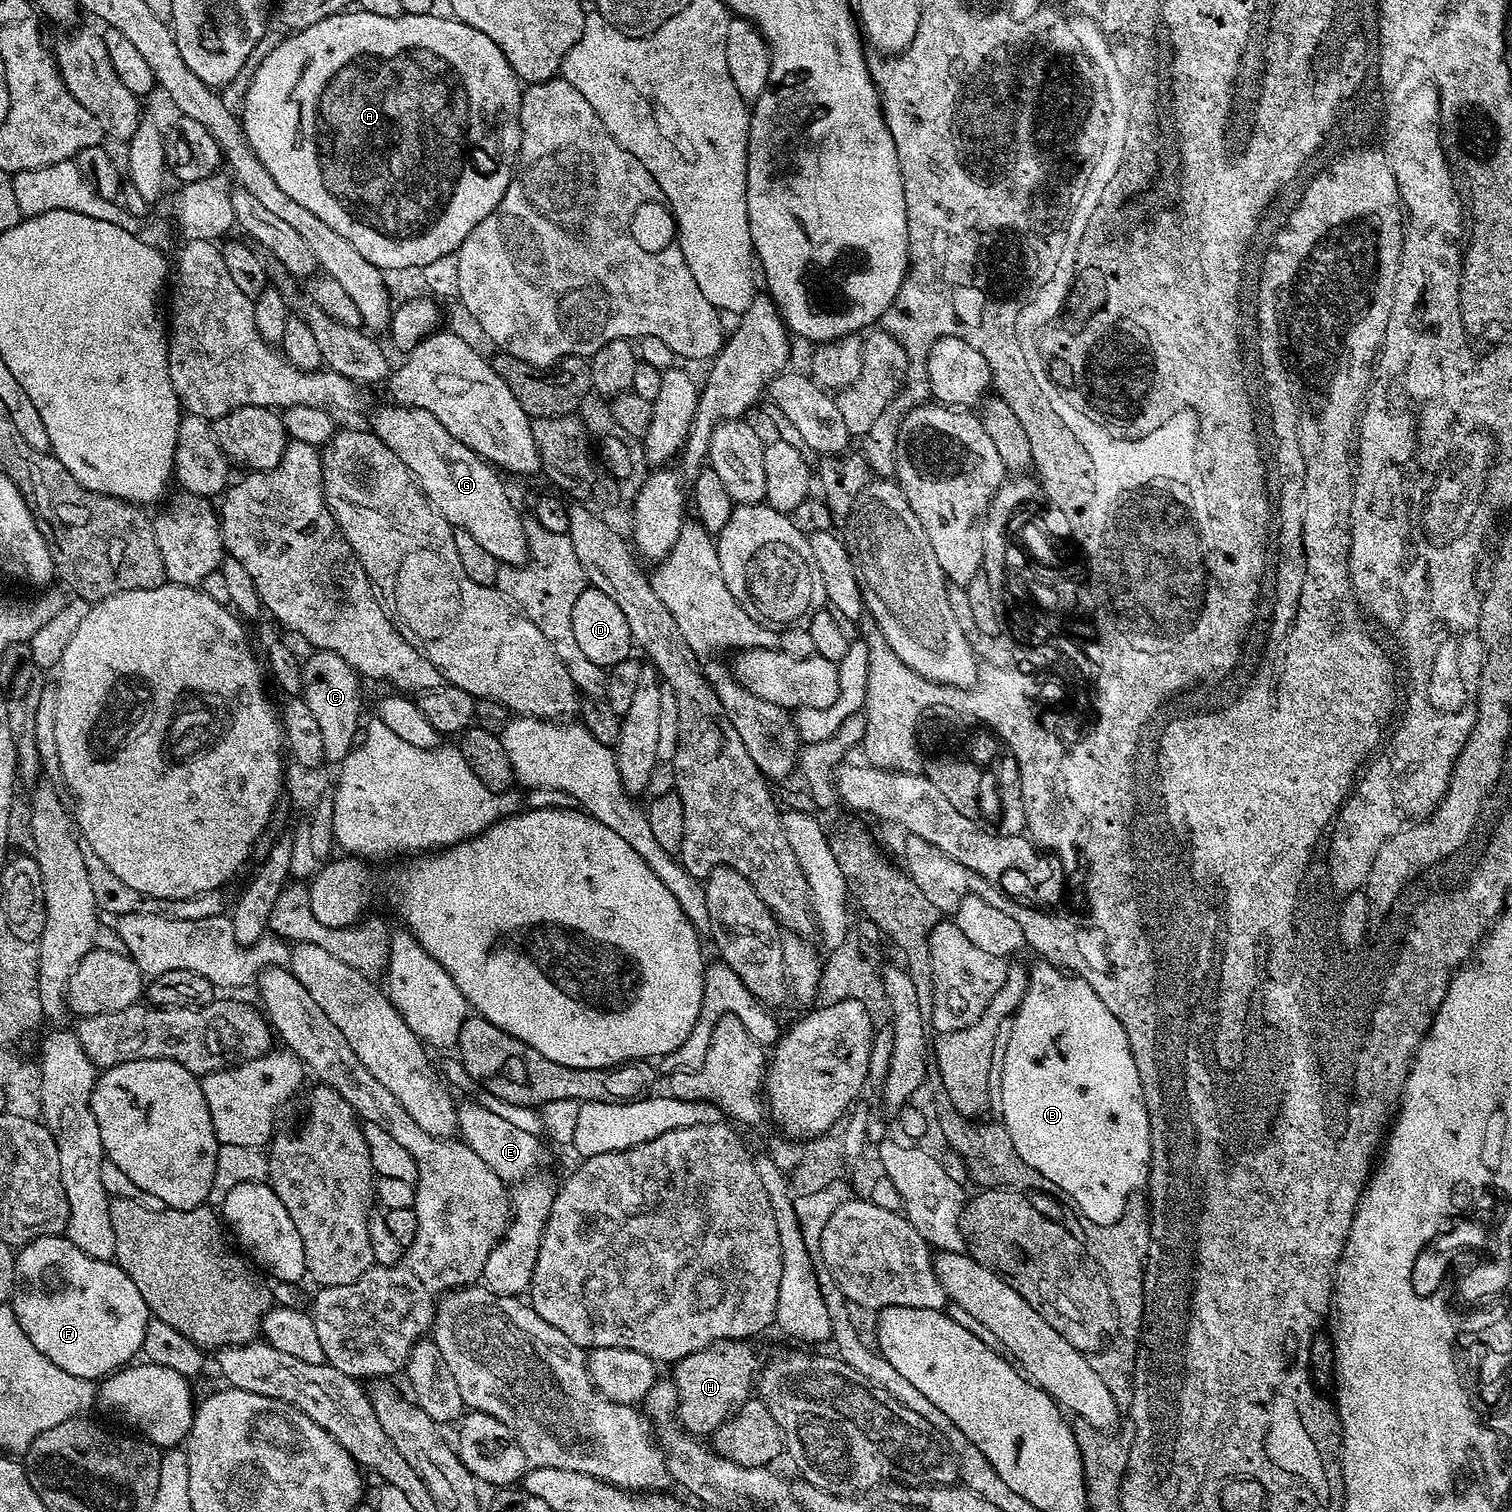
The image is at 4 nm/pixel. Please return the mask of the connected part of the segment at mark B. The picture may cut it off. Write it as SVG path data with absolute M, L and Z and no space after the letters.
M1043 966L1044 968L1032 968L1028 974L1028 989L1026 998L1021 1002L1016 1015L1011 1017L1010 1027L1007 1029L1008 1041L1006 1042L1006 1058L1003 1062L1002 1072L1002 1106L999 1108L999 1115L1004 1115L1009 1127L1021 1126L1022 1129L1015 1129L1012 1132L1014 1150L1022 1158L1022 1162L1032 1160L1036 1164L1034 1170L1042 1174L1042 1178L1049 1178L1058 1186L1058 1190L1065 1197L1076 1203L1076 1208L1085 1216L1088 1224L1098 1224L1101 1229L1107 1230L1117 1220L1123 1220L1126 1216L1124 1207L1128 1204L1128 1199L1136 1191L1143 1189L1148 1182L1148 1170L1142 1170L1138 1166L1132 1166L1130 1162L1130 1148L1126 1148L1126 1136L1116 1136L1116 1126L1114 1126L1114 1078L1102 1078L1102 1060L1129 1060L1132 1056L1130 1042L1126 1038L1126 1030L1122 1030L1122 1022L1110 1010L1106 1010L1106 1002L1098 998L1098 994L1081 976L1069 974L1055 966Z

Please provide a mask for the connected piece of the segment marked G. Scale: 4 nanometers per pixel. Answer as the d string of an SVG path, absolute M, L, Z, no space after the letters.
M388 402L373 414L370 428L402 458L425 498L453 529L466 530L501 564L519 566L528 562L525 517L520 516L515 502L508 497L508 488L500 481L501 473L470 446L458 442L434 413Z

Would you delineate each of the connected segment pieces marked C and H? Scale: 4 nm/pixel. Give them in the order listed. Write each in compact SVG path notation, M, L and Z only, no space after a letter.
M316 650L309 660L303 661L304 691L302 693L306 706L314 713L314 719L322 730L322 746L325 761L339 762L348 757L358 740L360 724L360 683L361 677L333 652Z
M719 1340L675 1361L679 1421L687 1433L697 1438L711 1437L734 1409L753 1395L762 1359L750 1345L748 1340Z

